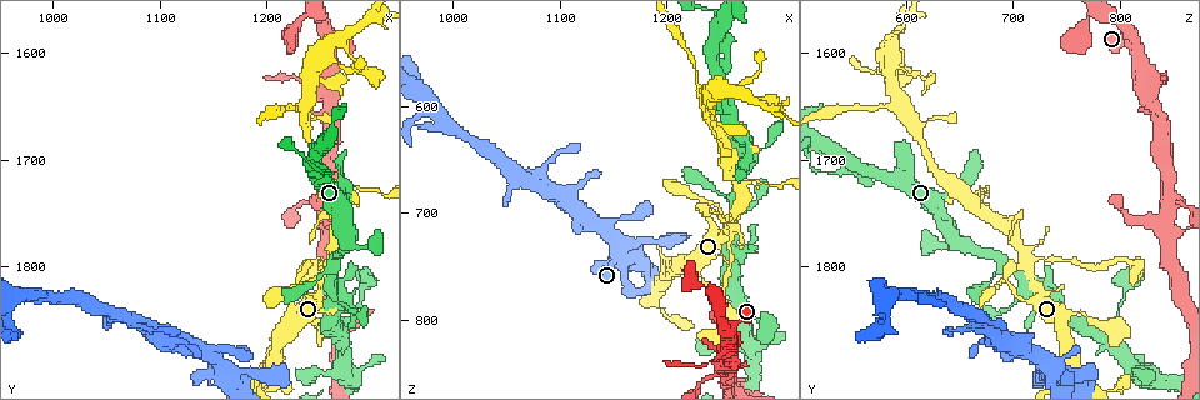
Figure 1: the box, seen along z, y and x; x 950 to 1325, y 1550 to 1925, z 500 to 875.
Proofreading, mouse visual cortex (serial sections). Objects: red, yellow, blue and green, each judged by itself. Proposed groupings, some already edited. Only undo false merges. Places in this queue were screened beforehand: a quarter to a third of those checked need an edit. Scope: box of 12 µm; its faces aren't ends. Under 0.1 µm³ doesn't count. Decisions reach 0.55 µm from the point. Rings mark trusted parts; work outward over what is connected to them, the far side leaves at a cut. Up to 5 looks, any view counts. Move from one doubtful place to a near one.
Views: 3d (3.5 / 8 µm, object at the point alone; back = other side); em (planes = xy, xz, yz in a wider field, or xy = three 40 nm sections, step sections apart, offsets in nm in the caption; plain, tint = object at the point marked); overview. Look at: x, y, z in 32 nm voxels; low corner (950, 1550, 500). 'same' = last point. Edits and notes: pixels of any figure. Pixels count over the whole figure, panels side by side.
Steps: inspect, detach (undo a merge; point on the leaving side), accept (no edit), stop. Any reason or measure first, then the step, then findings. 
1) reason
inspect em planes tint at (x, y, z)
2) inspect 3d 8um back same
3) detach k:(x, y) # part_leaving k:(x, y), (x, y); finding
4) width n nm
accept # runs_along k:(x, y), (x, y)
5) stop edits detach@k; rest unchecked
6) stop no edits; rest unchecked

four-way junction
inspect em planes tint at (1260, 1796, 716)

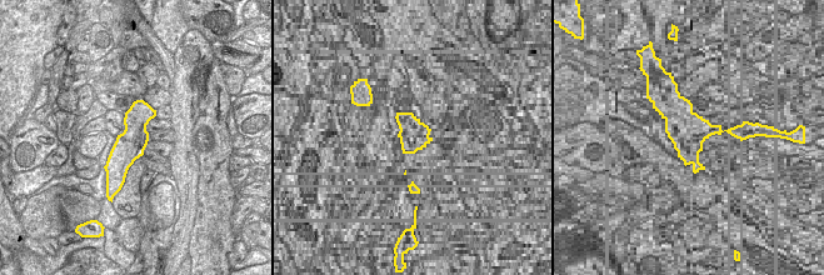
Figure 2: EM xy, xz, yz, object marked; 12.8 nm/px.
inspect 3d 3.5um back same

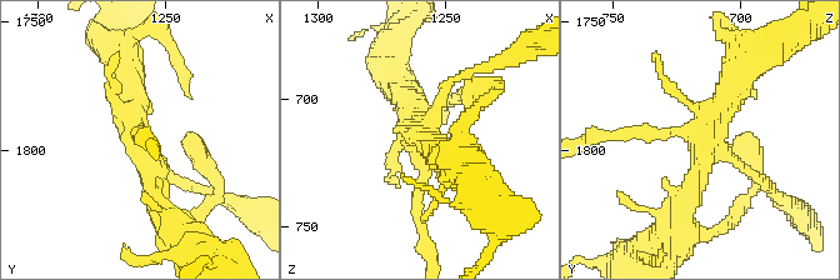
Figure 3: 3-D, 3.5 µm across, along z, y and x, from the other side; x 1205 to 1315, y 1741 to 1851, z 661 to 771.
accept # runs_along 3:(681, 210), (706, 123), (745, 65); one cell here

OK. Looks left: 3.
sudden change in width
inspect 3d 3.5um at (1292, 1726, 670)

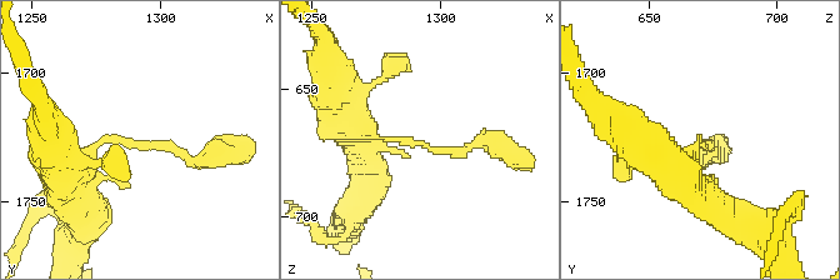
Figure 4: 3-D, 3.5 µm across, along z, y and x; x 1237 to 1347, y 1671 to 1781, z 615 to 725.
arm_widths 150, 200 nm; need the tissue
inspect em xy step 3 tint at (1294, 1727, 672)

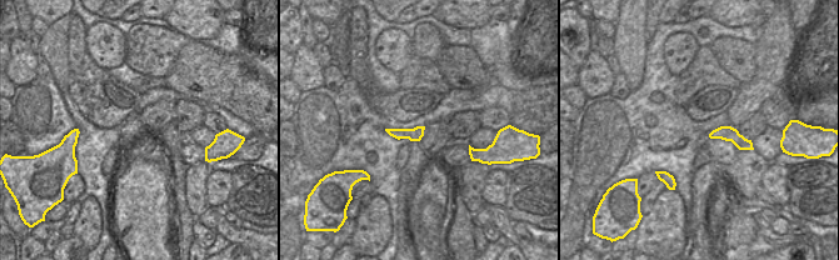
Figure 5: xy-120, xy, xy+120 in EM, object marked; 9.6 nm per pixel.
accept # runs_along 5:(713, 135), (732, 134), (749, 146); continuous, no second cell

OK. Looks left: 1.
stop no edits; rest unchecked

